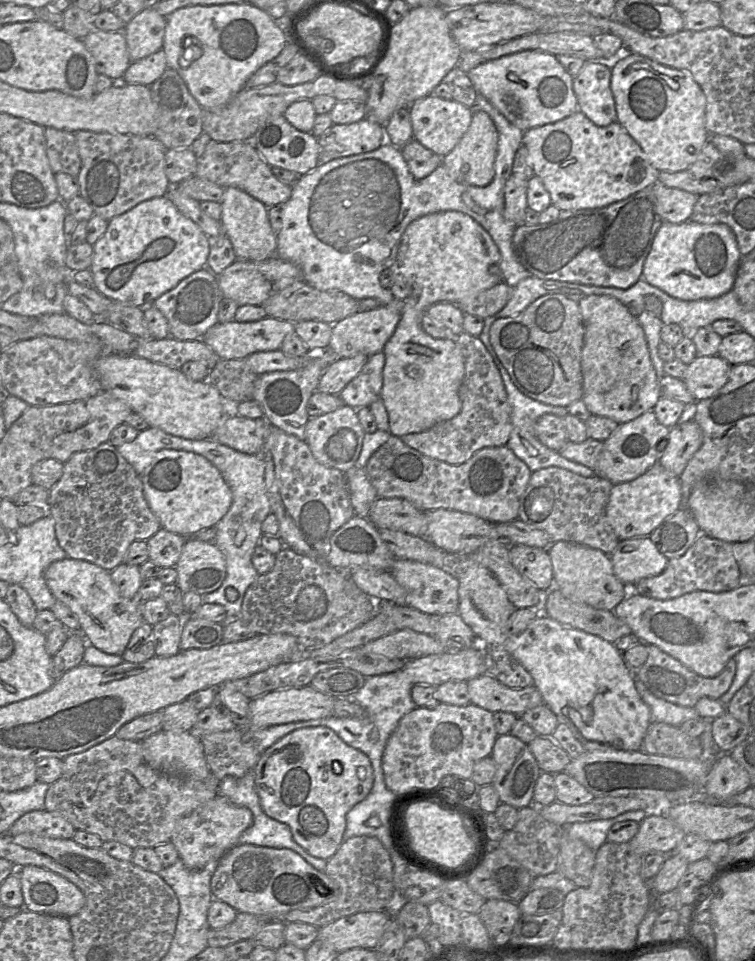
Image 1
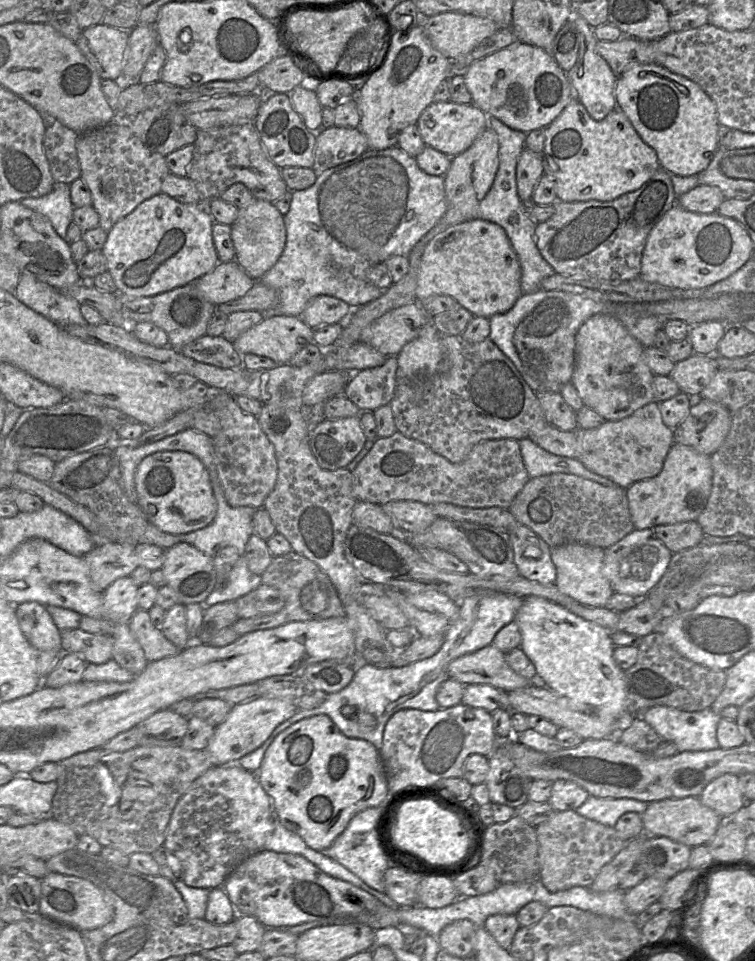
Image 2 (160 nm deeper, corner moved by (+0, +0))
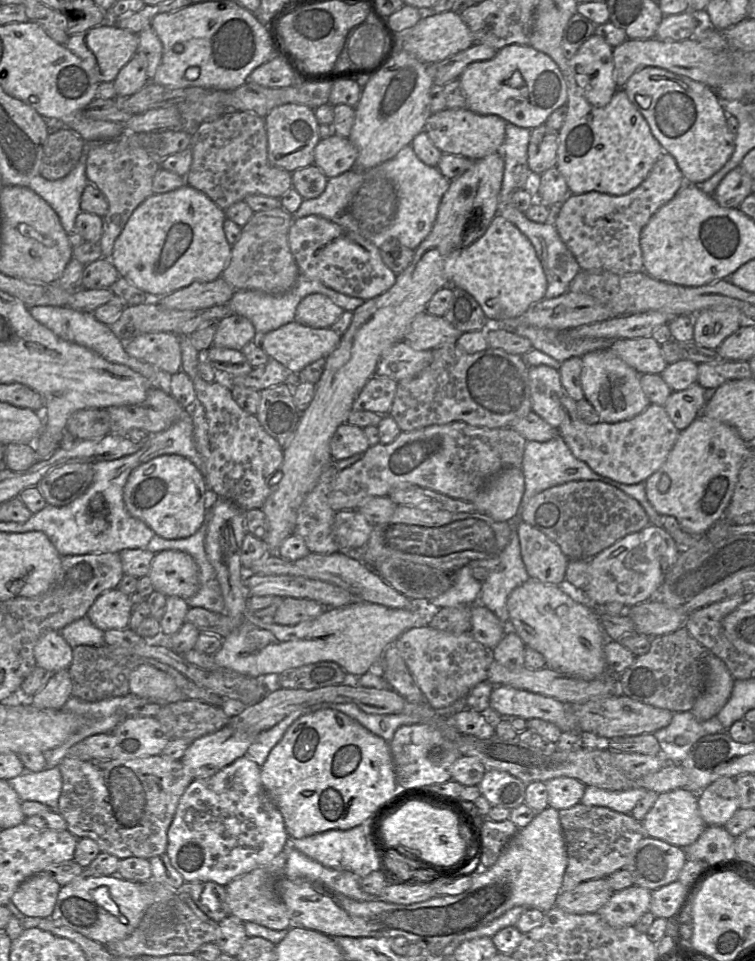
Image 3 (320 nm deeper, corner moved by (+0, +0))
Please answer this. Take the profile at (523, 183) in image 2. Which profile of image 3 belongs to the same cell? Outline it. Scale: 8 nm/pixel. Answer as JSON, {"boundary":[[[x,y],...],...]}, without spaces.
{"boundary":[[[542,124],[531,130],[528,145],[528,165],[541,175],[557,164],[558,131]]]}

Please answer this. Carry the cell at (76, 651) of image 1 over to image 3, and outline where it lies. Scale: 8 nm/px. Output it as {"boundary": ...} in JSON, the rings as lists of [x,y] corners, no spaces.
{"boundary":[[[68,669],[52,675],[48,683],[30,698],[30,704],[39,709],[61,710],[72,696],[72,681]]]}

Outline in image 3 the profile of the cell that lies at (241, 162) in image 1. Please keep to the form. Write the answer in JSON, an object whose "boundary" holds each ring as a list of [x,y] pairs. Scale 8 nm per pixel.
{"boundary":[[[232,111],[214,121],[202,123],[191,138],[192,163],[185,175],[186,184],[204,193],[222,210],[234,203],[244,201],[248,195],[258,194],[281,198],[292,188],[292,176],[287,170],[274,167],[269,163],[264,119],[255,113]]]}

